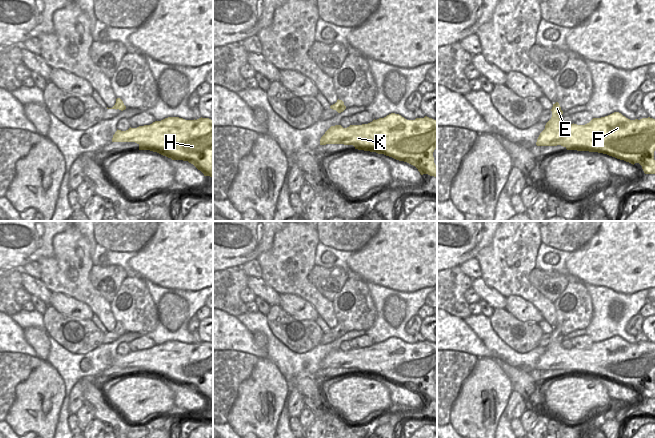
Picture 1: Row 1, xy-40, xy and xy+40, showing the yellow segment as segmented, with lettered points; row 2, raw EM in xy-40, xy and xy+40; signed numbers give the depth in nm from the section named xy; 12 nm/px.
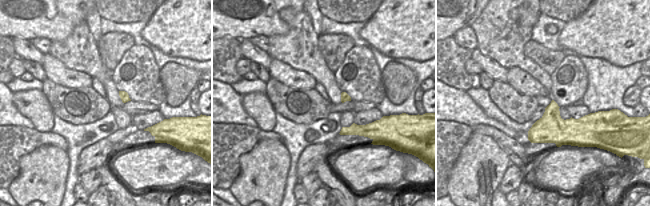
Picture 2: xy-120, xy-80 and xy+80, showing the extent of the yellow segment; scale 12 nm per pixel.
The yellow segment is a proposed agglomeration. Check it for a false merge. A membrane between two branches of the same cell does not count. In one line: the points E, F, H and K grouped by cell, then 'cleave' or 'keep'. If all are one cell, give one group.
groups E F H K; keep

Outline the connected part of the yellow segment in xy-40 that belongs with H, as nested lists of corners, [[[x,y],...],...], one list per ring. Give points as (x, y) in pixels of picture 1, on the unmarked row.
[[[168,341],[150,349],[130,351],[126,355],[117,353],[112,366],[135,366],[139,369],[139,374],[157,376],[172,384],[188,385],[204,400],[213,402],[213,344],[209,342],[185,344],[179,341]]]

